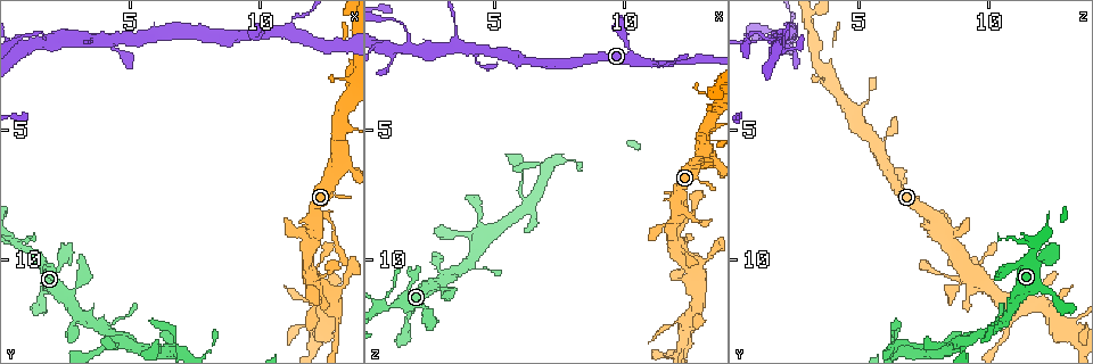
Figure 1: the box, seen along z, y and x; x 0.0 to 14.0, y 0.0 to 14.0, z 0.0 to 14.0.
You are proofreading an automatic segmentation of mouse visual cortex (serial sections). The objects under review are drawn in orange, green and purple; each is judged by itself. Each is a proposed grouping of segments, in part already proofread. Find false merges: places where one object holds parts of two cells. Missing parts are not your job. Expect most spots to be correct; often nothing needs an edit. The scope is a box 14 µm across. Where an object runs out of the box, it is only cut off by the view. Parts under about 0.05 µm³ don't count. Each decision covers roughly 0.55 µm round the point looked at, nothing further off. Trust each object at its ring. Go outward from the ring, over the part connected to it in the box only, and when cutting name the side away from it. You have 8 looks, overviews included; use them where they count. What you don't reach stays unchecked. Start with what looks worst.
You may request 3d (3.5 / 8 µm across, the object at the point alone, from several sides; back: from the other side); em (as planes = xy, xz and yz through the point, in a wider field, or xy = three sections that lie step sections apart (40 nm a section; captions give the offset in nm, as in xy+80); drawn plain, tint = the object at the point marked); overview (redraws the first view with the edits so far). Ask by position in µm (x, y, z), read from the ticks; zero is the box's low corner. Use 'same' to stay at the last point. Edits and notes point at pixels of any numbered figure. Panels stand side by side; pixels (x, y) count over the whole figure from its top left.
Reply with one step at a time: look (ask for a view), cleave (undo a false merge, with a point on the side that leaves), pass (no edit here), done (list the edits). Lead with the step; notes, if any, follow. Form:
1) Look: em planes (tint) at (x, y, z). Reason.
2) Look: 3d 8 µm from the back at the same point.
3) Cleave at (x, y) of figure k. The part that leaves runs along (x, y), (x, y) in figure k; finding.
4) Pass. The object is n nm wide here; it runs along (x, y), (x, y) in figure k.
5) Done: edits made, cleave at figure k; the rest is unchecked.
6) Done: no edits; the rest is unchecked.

Look: em xy step 3 (tint) at (12.8, 11.9, 12.0). Narrows sharply.

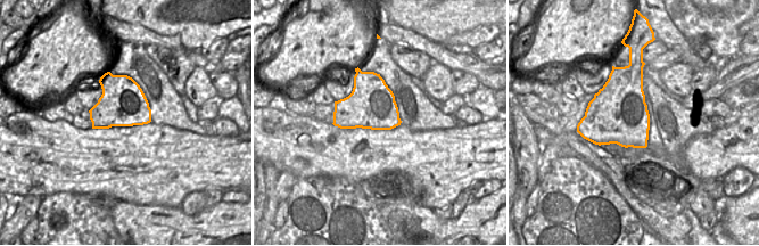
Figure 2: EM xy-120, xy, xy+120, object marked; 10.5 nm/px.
Look: 3d 3.5 µm at the same point. Wider look.

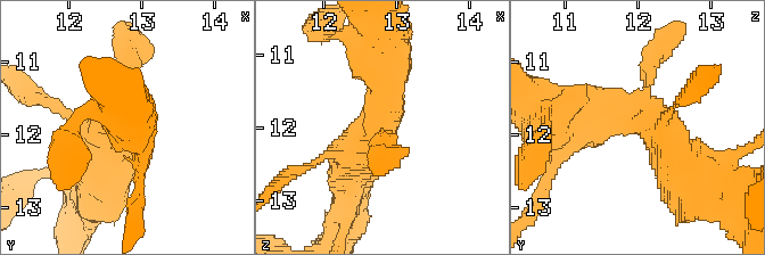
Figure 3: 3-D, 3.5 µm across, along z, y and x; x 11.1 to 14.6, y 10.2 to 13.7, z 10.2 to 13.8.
Pass. The arms are 150, 150, 500, 600 nm wide; it runs along (568, 115), (650, 118), (685, 171) in figure 3; continuous, no second cell.

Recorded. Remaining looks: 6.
Look: 3d 8 µm at (13.3, 3.8, 5.4). Abrupt turn.

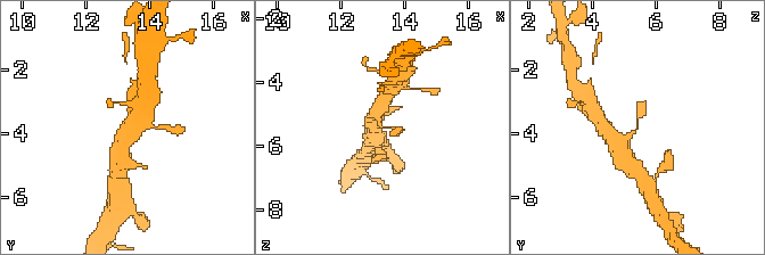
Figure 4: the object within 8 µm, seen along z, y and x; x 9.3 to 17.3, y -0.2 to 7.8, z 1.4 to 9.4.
Look: em planes (tint) at (13.4, 3.9, 5.4). The arms are 250, 400 nm wide.

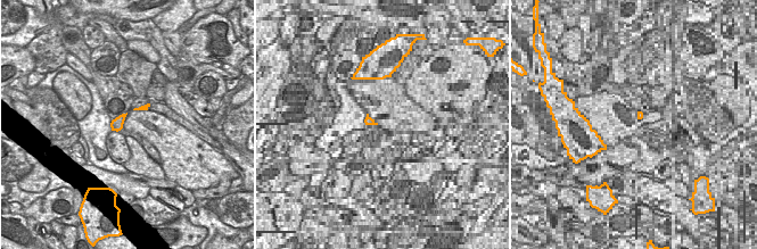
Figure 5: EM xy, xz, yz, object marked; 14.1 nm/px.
Pass. It runs along (122, 149), (138, 103) in figure 4; all the same cell.

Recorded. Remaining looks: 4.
Look: 3d 3.5 µm at (11.0, 1.1, 2.4). Calibre changes.

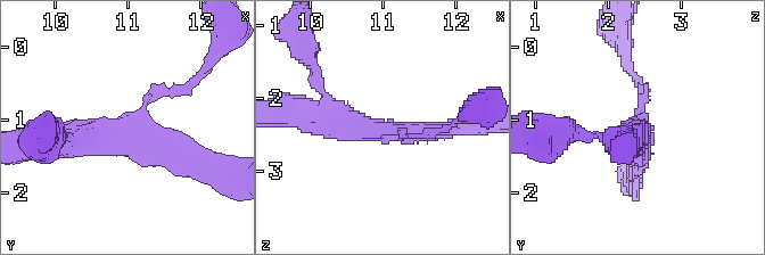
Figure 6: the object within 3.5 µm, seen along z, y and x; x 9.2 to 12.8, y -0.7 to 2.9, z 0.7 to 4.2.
Look: em xy step 1 (tint) at (11.00, 1.20, 2.50). 3 arms meet here; the arms are 100, 250, 400 nm wide; shape alone is not enough.

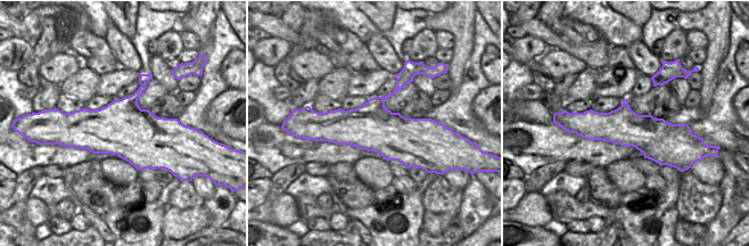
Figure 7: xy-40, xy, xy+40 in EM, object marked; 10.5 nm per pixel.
Pass. It runs along (55, 144), (139, 132), (198, 161) in figure 6; all the same cell.

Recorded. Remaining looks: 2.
Look: 3d 3.5 µm at (6.7, 13.1, 6.4). Sharp bend.

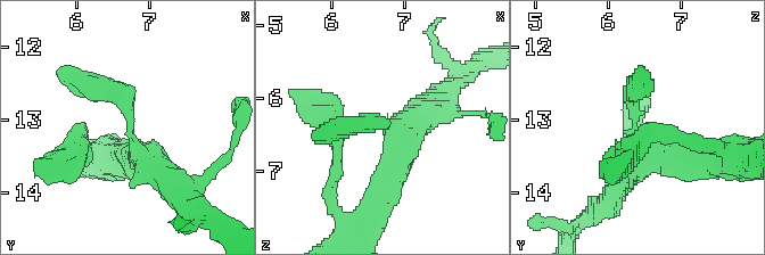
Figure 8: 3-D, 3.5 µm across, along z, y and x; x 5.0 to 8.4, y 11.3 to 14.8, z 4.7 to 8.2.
Look: em planes (tint) at (6.70, 12.95, 6.40). Need the tissue.

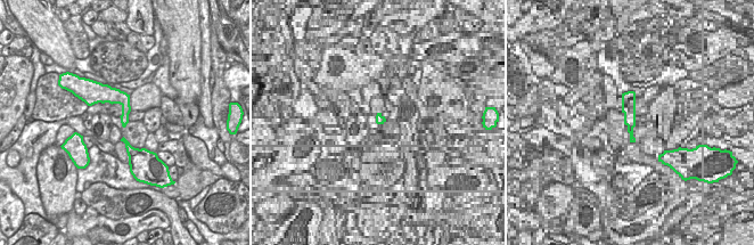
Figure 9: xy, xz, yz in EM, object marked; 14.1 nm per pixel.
Pass. It runs along (141, 157), (126, 101), (74, 76) in figure 8; one cell here.

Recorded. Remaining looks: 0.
Done: no edits; the rest is unchecked.

